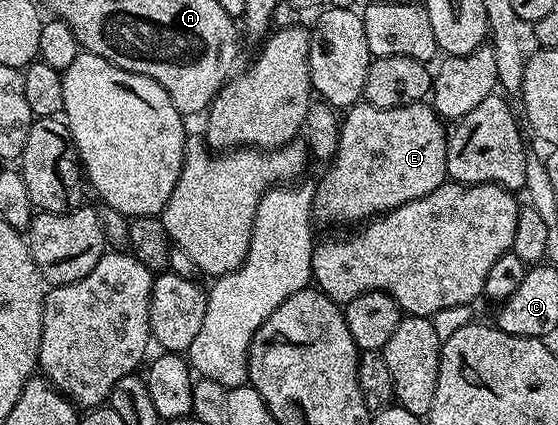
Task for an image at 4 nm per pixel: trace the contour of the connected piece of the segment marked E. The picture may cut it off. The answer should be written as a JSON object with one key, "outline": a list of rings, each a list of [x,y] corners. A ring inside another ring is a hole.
{"outline":[[[363,100],[350,107],[341,118],[337,152],[326,169],[324,169],[328,170],[324,172],[323,179],[320,180],[319,186],[316,185],[314,187],[315,199],[311,205],[312,215],[314,215],[318,221],[320,218],[323,222],[355,222],[351,224],[363,224],[380,214],[387,213],[389,210],[395,210],[401,204],[409,204],[421,196],[429,196],[429,192],[433,192],[436,188],[442,186],[444,182],[448,181],[447,139],[449,137],[449,130],[448,127],[445,128],[443,126],[446,126],[444,119],[440,118],[439,115],[435,113],[434,106],[428,104],[426,101],[414,102],[408,106],[398,106],[397,108],[377,108],[376,106],[370,106],[367,101]]]}

